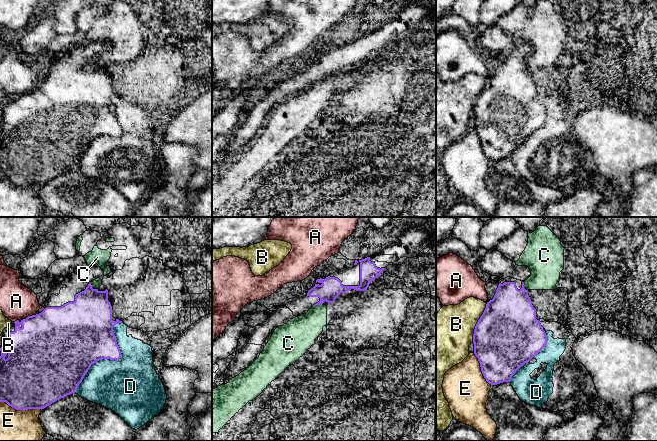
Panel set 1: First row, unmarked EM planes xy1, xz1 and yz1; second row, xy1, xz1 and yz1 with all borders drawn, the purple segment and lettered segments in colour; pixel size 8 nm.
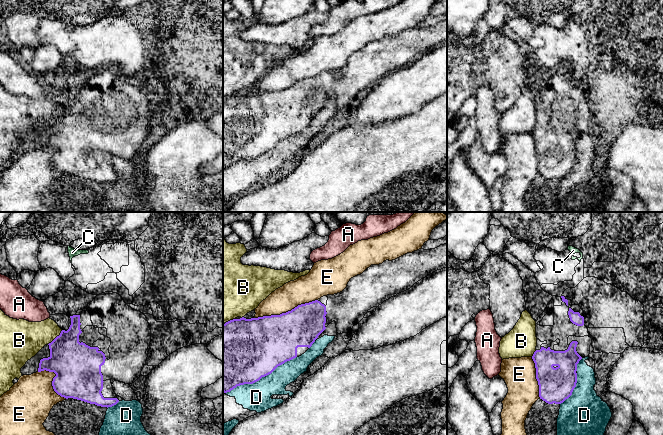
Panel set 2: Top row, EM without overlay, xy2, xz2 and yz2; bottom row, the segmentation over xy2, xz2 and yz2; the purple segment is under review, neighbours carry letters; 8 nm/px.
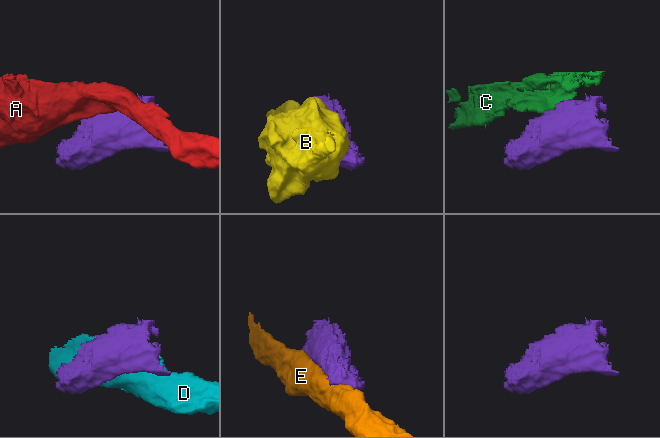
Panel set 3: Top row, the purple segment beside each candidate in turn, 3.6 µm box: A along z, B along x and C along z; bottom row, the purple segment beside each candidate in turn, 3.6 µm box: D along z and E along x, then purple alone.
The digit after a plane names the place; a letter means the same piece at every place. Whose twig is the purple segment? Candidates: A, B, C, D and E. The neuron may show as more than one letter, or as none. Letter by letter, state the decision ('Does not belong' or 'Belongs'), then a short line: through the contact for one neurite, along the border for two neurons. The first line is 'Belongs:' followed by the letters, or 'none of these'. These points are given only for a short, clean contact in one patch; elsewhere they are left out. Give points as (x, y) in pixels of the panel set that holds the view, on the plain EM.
Belongs: none of these
A: Does not belong
B: Does not belong
C: Does not belong. Line: xy1 (89, 58), (93, 64), (97, 65)
D: Does not belong
E: Does not belong

